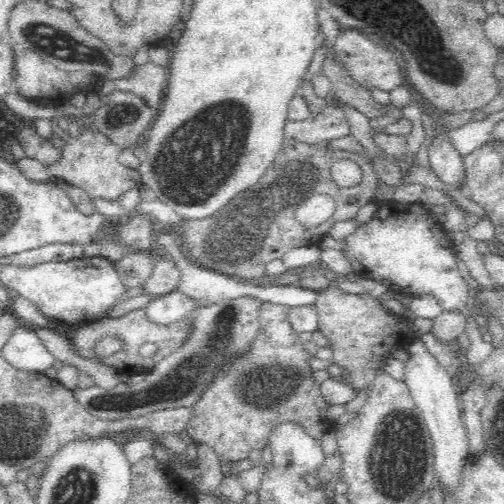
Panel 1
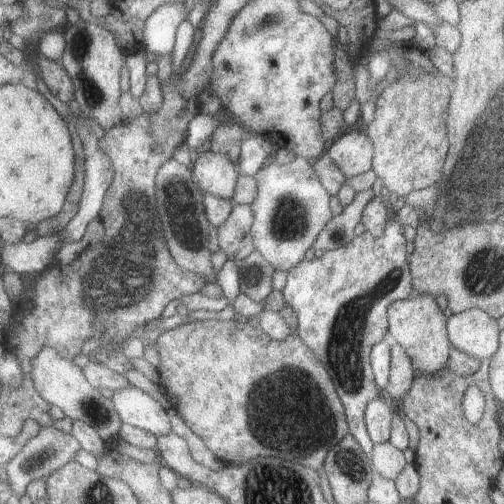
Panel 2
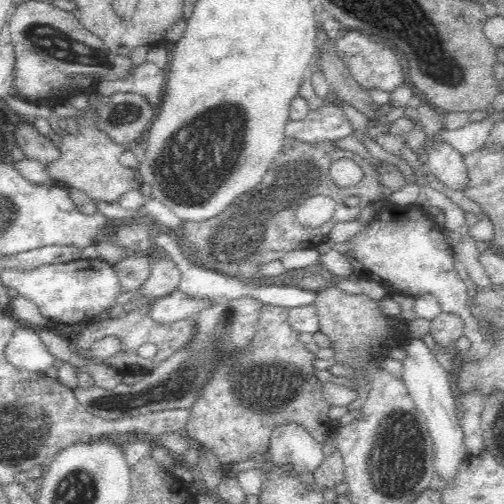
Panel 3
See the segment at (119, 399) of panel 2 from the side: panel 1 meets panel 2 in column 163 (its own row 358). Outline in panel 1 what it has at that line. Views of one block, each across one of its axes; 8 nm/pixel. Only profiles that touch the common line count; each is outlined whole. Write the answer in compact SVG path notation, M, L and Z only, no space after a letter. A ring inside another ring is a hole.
M422 338L410 340L406 346L406 360L404 360L404 380L410 390L412 400L416 402L418 410L424 414L424 420L428 424L428 430L434 440L434 456L436 456L436 476L442 478L444 484L450 484L454 488L458 480L458 468L470 458L466 450L466 430L462 426L462 412L458 408L460 394L456 392L454 378L446 374L446 368L436 362L432 352L422 344Z

